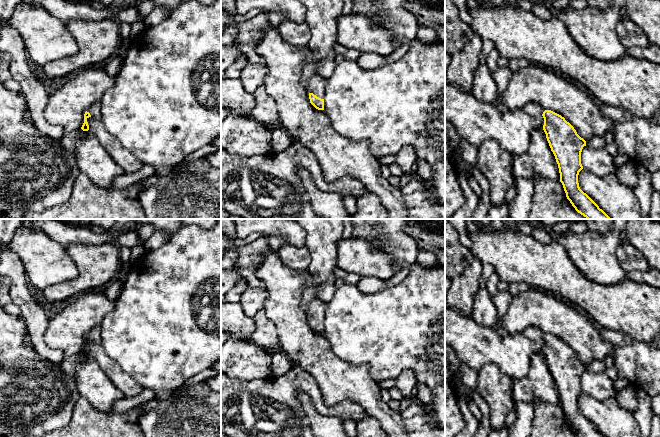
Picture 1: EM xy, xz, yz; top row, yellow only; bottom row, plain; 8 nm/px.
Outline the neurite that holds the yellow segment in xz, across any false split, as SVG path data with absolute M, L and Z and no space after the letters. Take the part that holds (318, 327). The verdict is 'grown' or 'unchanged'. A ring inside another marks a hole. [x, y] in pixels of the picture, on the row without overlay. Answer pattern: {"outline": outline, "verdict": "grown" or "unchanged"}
{"outline": "M315 298L307 307L310 327L318 334L324 334L324 320L327 303L319 298Z", "verdict": "grown"}

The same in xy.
{"outline": "M101 325L94 327L84 338L84 347L81 351L83 355L89 354L89 349L87 343L92 341L94 343L100 344L101 343Z", "verdict": "grown"}

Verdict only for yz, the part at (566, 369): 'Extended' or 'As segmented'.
Extended

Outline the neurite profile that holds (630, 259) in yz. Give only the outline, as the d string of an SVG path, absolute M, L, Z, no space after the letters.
M621 241L616 250L617 259L625 273L638 270L647 271L650 267L646 258L629 242Z

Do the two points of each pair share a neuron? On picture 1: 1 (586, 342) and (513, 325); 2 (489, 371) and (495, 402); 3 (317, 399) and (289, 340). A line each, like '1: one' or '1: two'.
1: one
2: one
3: two

